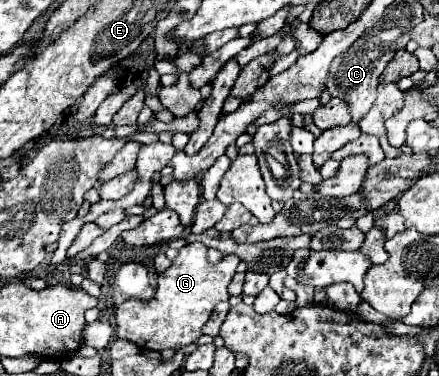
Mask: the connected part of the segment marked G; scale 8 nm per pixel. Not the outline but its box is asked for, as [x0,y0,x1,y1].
[116,243,240,351]

